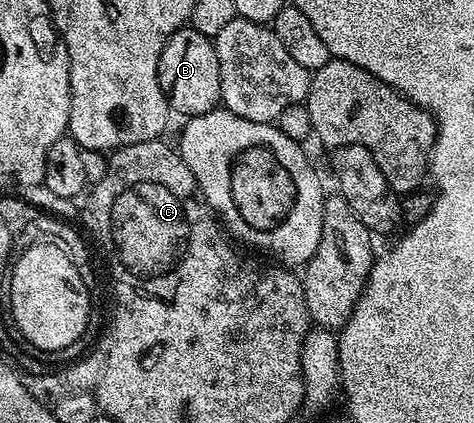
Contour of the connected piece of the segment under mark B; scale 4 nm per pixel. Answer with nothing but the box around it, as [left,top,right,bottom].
[159,27,222,119]

